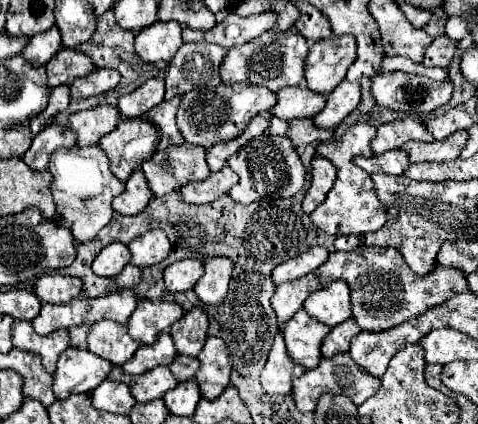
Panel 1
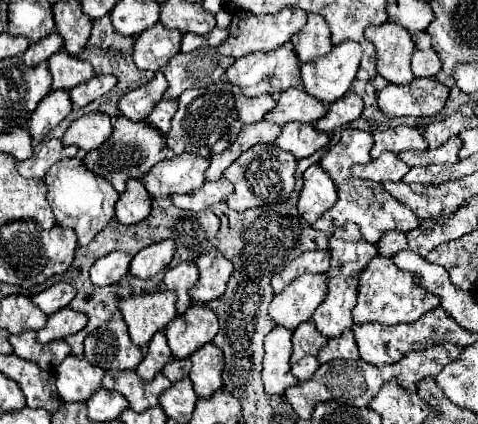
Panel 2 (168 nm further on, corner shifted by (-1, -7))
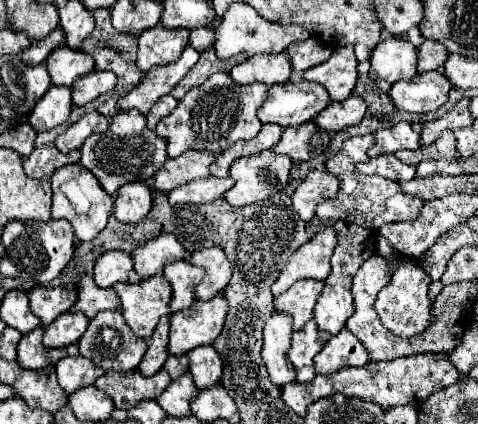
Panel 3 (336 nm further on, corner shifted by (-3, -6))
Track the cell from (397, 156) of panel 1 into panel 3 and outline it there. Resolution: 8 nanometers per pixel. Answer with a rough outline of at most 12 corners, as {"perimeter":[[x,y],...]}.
{"perimeter":[[394,154],[358,164],[362,174],[378,174],[396,182],[412,180],[416,166]]}

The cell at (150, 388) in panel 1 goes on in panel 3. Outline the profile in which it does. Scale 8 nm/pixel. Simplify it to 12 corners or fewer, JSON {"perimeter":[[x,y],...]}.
{"perimeter":[[138,370],[106,372],[96,388],[116,408],[154,400],[170,384],[168,372],[144,378]]}

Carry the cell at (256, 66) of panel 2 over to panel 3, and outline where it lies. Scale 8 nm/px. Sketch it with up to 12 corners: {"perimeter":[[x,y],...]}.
{"perimeter":[[286,52],[256,54],[234,66],[238,84],[288,82],[292,66]]}

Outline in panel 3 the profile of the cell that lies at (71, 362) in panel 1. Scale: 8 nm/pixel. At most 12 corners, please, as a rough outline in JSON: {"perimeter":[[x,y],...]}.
{"perimeter":[[84,356],[56,362],[58,382],[68,394],[104,374]]}

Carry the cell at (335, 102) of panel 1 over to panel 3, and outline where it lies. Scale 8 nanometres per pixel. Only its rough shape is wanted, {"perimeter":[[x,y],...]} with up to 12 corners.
{"perimeter":[[352,94],[330,102],[314,122],[328,132],[354,126],[366,102]]}

